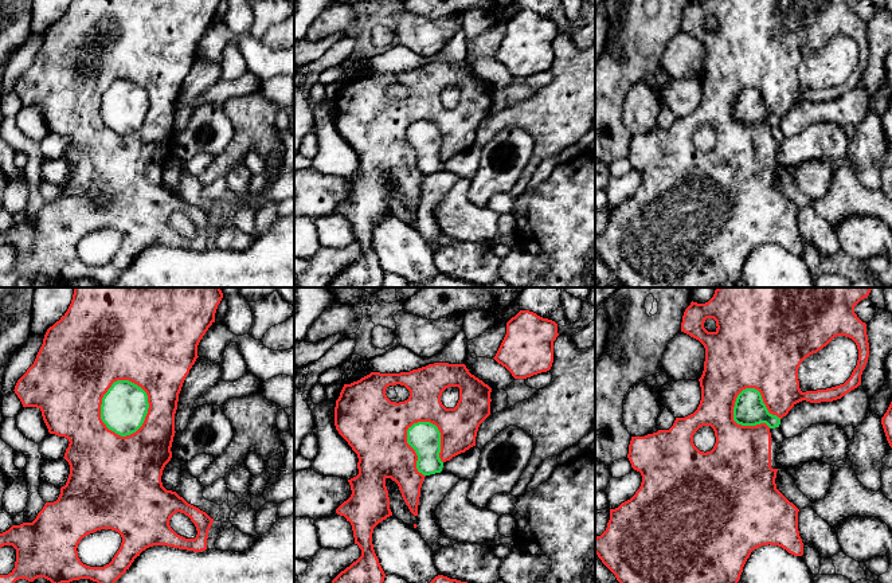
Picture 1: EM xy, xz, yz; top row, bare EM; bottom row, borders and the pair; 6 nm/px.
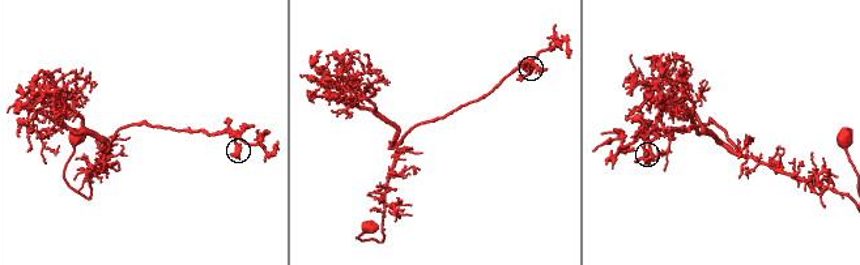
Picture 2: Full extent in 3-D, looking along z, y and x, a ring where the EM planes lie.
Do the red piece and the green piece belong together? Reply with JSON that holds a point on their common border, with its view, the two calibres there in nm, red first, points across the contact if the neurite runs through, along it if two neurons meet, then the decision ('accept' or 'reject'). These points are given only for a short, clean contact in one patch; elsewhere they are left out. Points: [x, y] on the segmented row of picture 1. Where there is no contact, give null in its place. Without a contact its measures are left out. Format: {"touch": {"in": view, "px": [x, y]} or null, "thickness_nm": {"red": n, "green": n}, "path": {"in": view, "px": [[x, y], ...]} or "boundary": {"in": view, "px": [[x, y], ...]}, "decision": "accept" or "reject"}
{"touch": {"in": "xy", "px": [148, 410]}, "thickness_nm": {"red": 300, "green": 280}, "decision": "reject"}

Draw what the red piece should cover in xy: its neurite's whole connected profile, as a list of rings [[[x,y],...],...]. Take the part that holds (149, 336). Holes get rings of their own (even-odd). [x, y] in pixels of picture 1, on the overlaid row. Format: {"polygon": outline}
{"polygon": [[[73,287],[74,294],[67,312],[50,326],[44,334],[43,344],[36,355],[34,364],[27,372],[17,380],[15,386],[15,394],[20,399],[23,407],[36,407],[42,411],[43,420],[50,434],[64,437],[69,439],[69,447],[64,453],[64,459],[70,465],[70,474],[64,486],[60,488],[60,494],[56,501],[46,502],[43,509],[38,513],[32,523],[23,523],[20,525],[12,525],[8,531],[0,533],[0,548],[4,545],[12,545],[16,549],[15,568],[8,575],[0,575],[0,583],[15,583],[19,579],[34,582],[38,578],[44,578],[51,583],[70,583],[79,579],[90,579],[97,583],[116,583],[132,566],[134,559],[140,556],[142,551],[153,545],[167,545],[179,549],[187,549],[193,552],[202,552],[207,549],[208,531],[214,523],[206,512],[188,504],[176,492],[167,490],[163,486],[161,476],[165,465],[172,458],[172,442],[175,437],[175,414],[177,410],[179,394],[183,383],[189,373],[189,369],[195,364],[197,356],[197,345],[208,328],[215,322],[215,313],[218,305],[223,298],[220,287]],[[117,380],[129,380],[141,387],[148,395],[148,414],[142,426],[133,434],[121,437],[114,431],[109,430],[101,419],[101,404],[102,398]],[[175,513],[184,513],[195,524],[197,535],[195,539],[185,539],[177,535],[169,525],[169,520]],[[112,529],[121,535],[122,543],[112,562],[103,567],[90,567],[81,562],[78,557],[78,544],[81,540],[97,531]]]}

